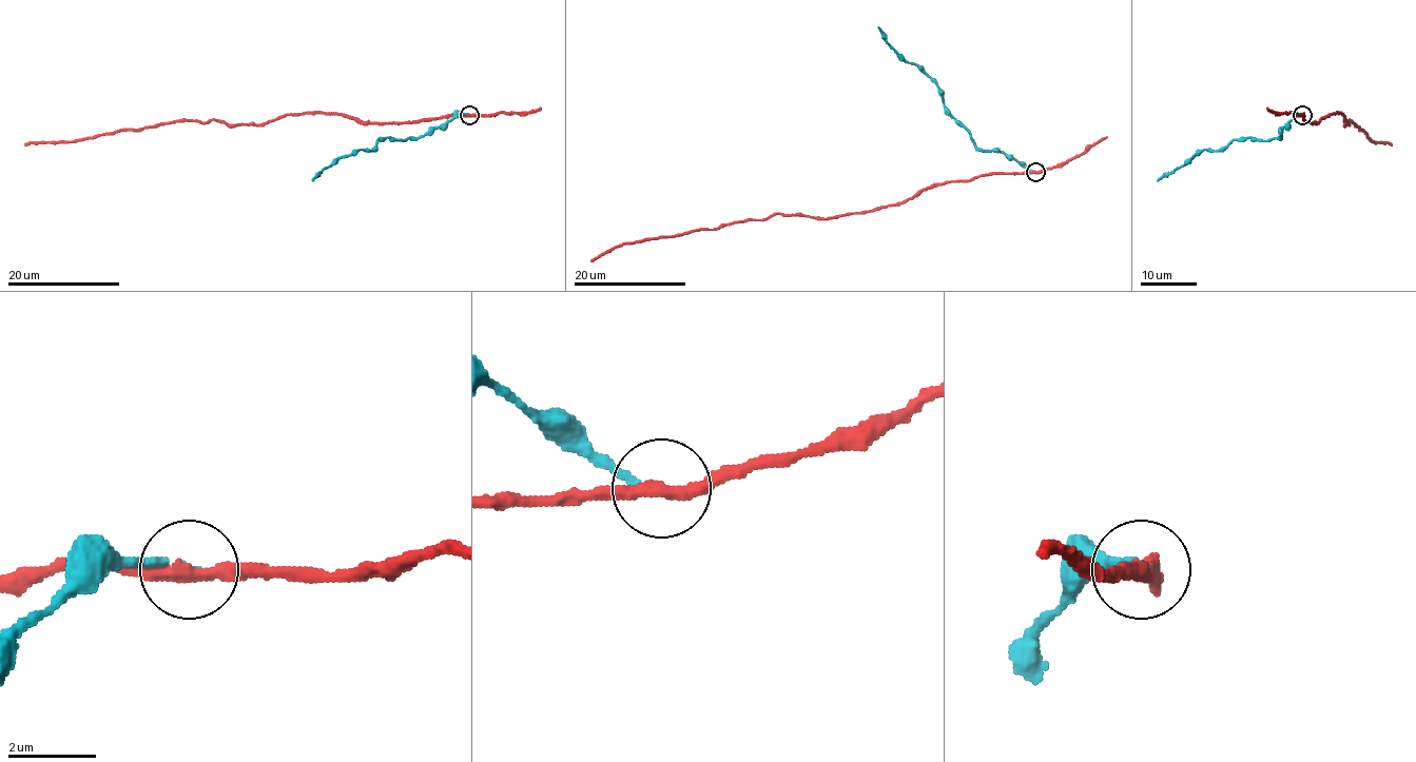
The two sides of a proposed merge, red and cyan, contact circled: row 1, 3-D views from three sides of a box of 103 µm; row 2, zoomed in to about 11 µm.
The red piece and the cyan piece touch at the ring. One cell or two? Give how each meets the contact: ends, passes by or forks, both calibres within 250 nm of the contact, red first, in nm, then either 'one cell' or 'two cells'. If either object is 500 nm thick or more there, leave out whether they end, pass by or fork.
red passes by; cyan ends; calibres 320 and 120 nm; two cells

